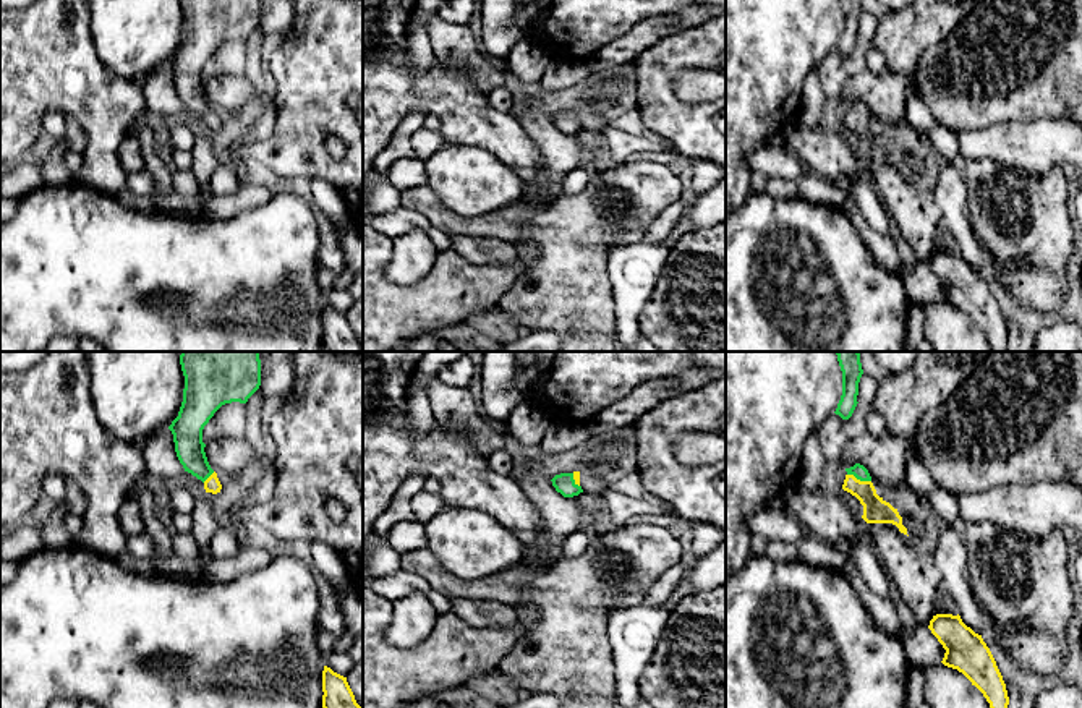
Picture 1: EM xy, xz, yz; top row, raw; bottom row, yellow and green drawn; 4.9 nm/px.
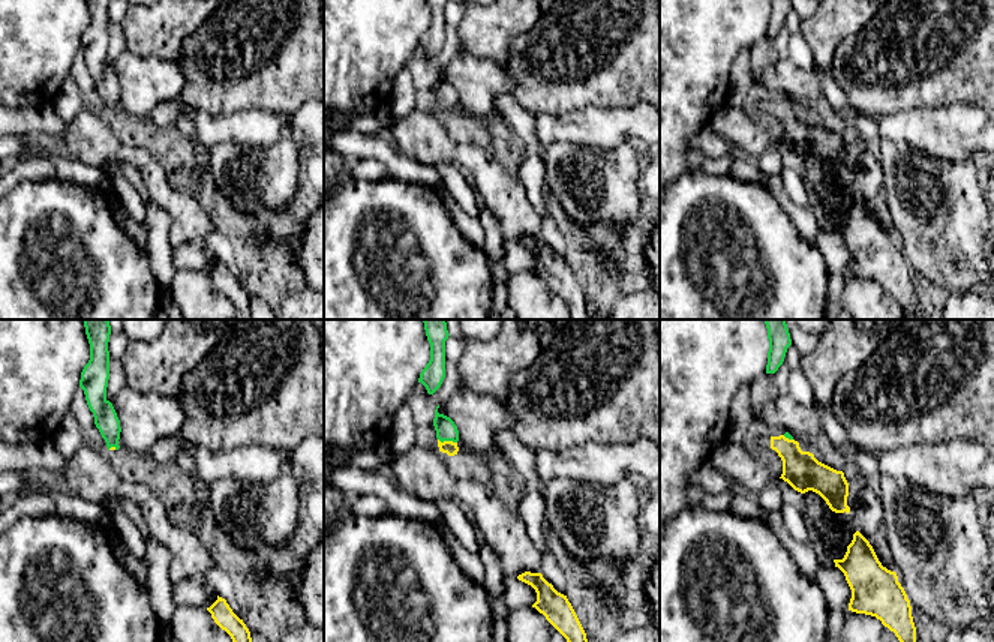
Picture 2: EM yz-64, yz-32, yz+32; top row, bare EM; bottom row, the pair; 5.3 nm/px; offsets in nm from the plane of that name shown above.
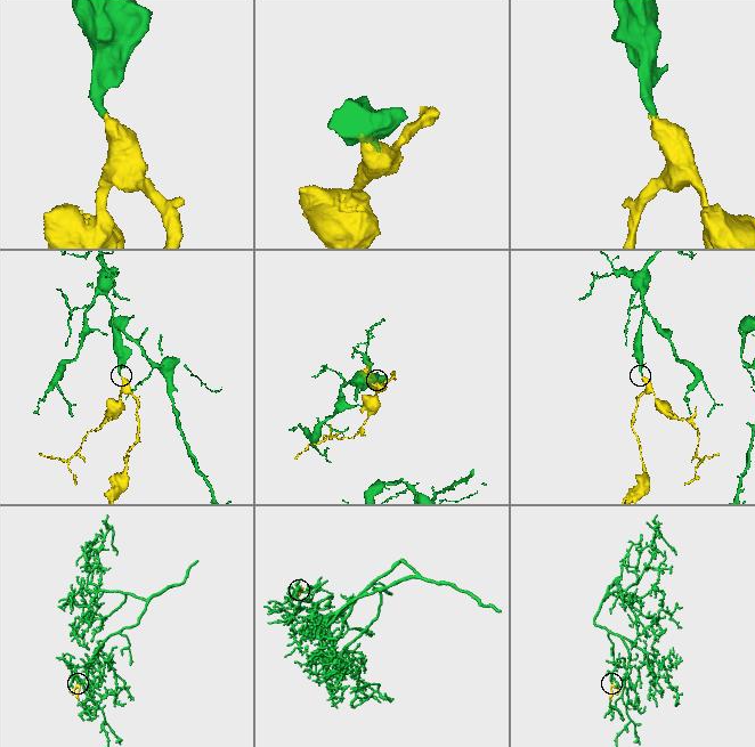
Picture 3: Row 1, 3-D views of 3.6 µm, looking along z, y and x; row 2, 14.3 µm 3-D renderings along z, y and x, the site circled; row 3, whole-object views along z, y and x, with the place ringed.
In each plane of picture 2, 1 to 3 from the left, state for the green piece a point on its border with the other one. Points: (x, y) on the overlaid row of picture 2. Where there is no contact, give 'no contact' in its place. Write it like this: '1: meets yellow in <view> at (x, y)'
1: meets yellow in yz-64 at (111, 447)
2: meets yellow in yz-32 at (447, 441)
3: meets yellow in yz+32 at (787, 438)

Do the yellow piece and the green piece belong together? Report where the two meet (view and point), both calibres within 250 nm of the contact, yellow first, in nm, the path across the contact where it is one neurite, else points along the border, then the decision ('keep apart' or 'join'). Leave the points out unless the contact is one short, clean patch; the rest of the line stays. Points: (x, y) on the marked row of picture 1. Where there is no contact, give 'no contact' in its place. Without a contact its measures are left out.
yz (859, 480) | 130/70 nm | across yz (875, 511), (859, 480), (857, 470) | join

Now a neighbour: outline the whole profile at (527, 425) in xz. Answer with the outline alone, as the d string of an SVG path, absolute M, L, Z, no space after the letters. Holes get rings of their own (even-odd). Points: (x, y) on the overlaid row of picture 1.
M526 399L505 421L509 436L520 446L539 447L552 420L539 399Z

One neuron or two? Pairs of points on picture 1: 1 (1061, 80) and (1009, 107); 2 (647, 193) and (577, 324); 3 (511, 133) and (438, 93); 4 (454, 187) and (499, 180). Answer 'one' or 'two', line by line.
1: one
2: one
3: one
4: one

